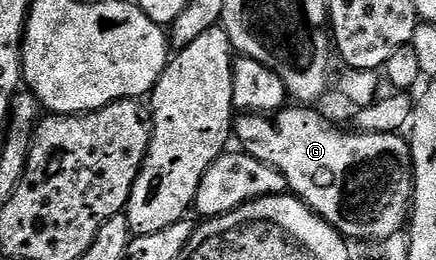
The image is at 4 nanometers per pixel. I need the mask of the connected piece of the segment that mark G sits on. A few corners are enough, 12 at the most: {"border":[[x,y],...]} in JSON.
{"border":[[313,106],[241,114],[277,168],[342,236],[389,240],[413,203],[409,141],[340,132]]}

